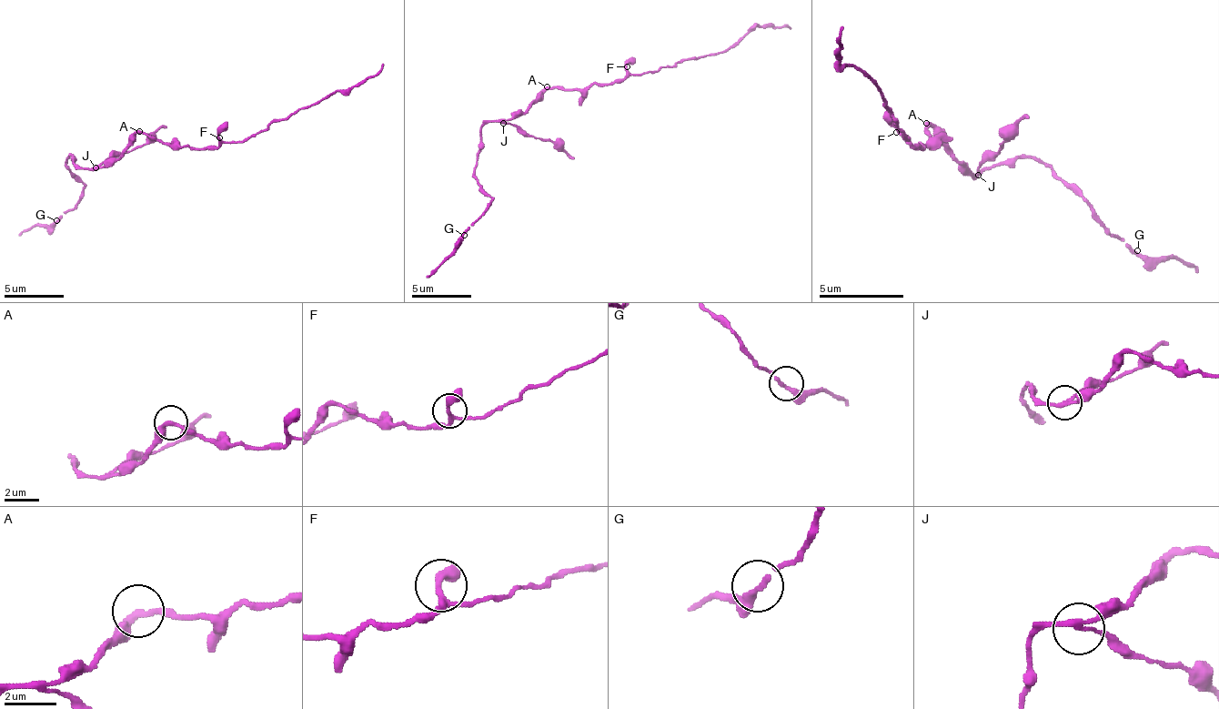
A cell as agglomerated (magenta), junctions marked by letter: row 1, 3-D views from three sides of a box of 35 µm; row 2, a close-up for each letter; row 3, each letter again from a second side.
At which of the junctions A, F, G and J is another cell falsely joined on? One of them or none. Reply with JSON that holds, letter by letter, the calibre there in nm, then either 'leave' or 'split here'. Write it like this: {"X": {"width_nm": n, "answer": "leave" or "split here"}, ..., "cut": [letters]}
{"A": {"width_nm": 260, "answer": "leave"}, "F": {"width_nm": 200, "answer": "leave"}, "G": {"width_nm": 240, "answer": "leave"}, "J": {"width_nm": 180, "answer": "split here"}, "cut": ["J"]}

